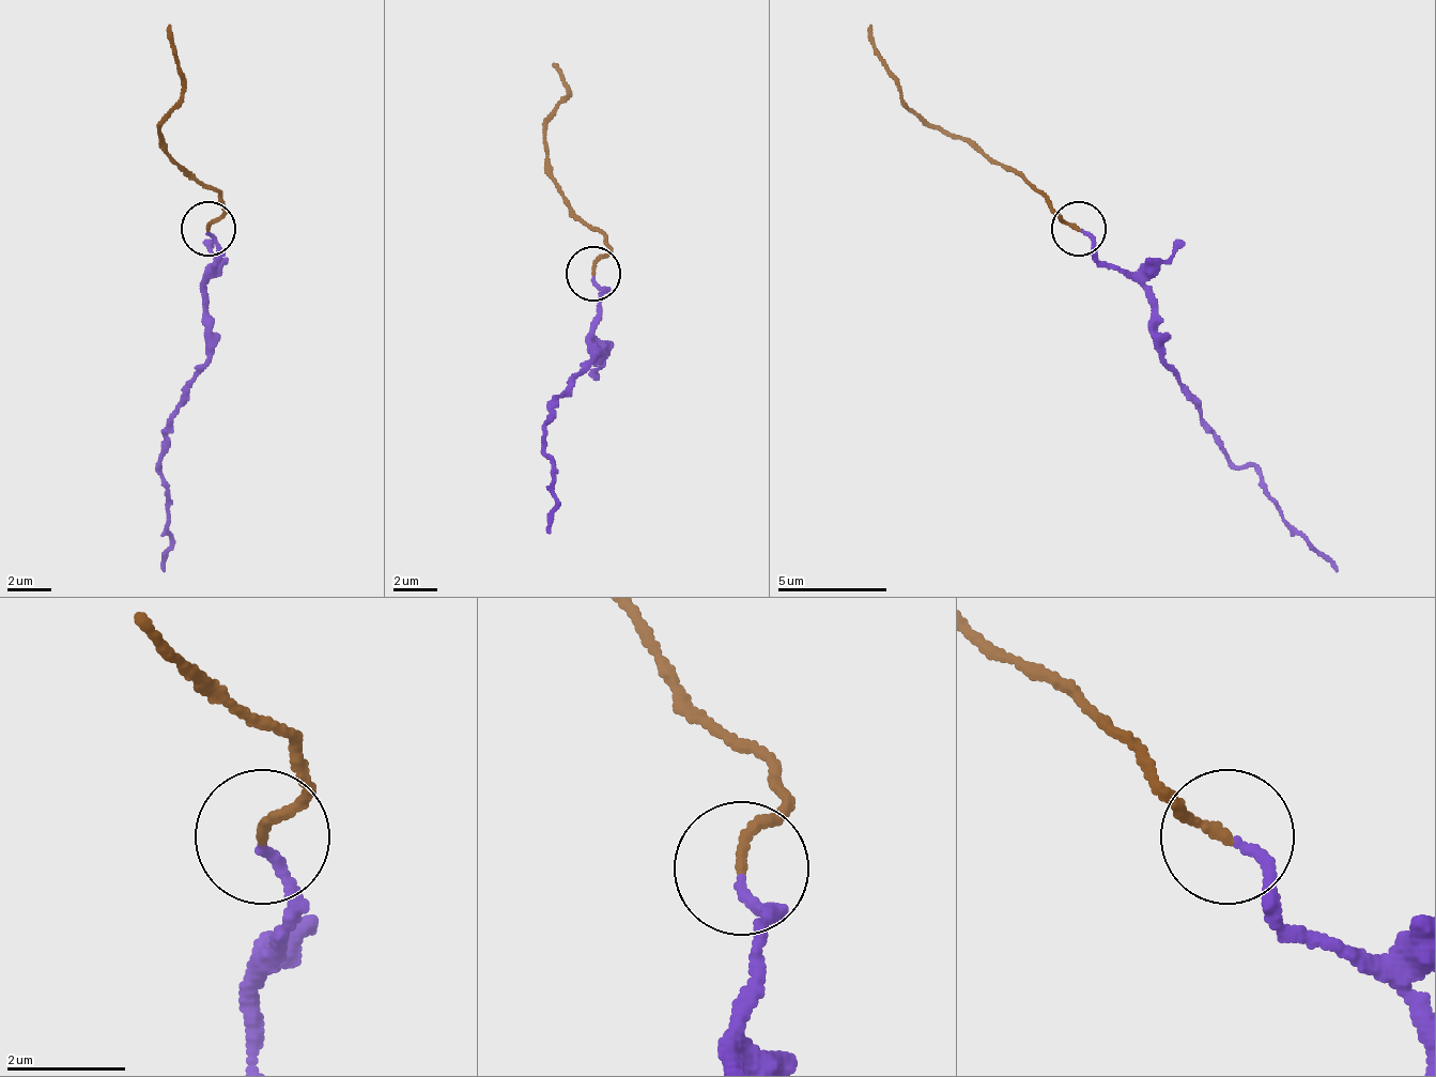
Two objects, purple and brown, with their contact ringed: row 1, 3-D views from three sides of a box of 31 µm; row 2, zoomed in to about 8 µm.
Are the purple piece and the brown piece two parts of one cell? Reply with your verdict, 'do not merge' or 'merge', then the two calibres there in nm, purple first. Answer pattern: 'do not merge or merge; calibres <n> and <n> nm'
merge; calibres 160 and 160 nm

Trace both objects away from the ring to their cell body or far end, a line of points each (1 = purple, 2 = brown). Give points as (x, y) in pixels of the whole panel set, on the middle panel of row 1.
1: (595, 275), (600, 319), (589, 340), (589, 362), (556, 395), (545, 427), (545, 455), (551, 460), (551, 531)
2: (595, 275), (605, 236), (551, 177), (545, 122), (568, 95), (556, 67)

